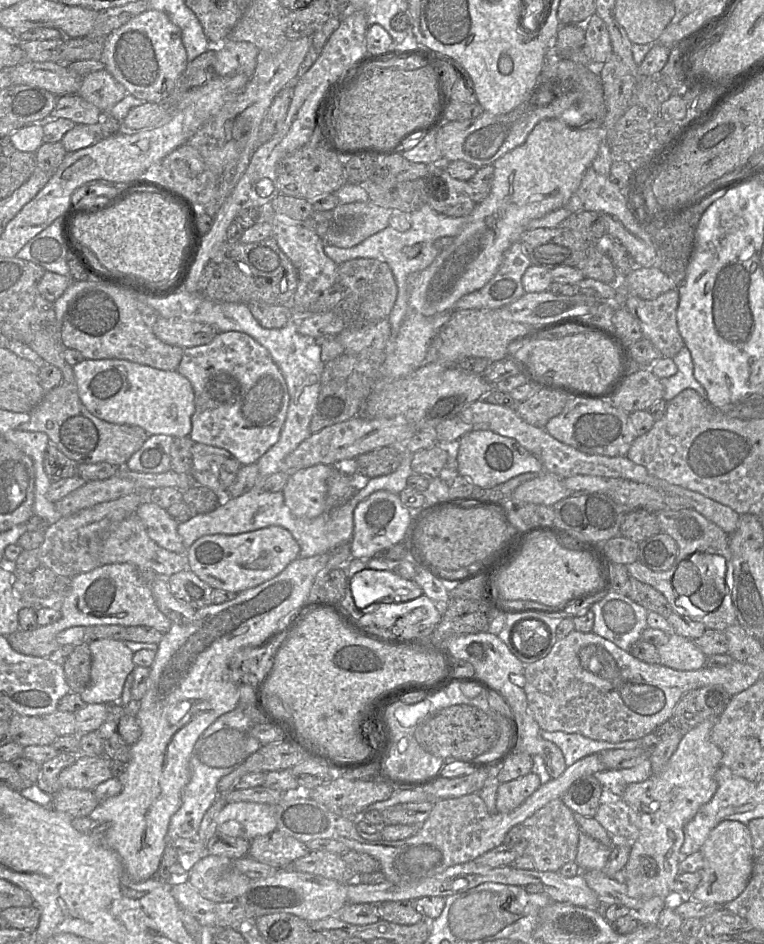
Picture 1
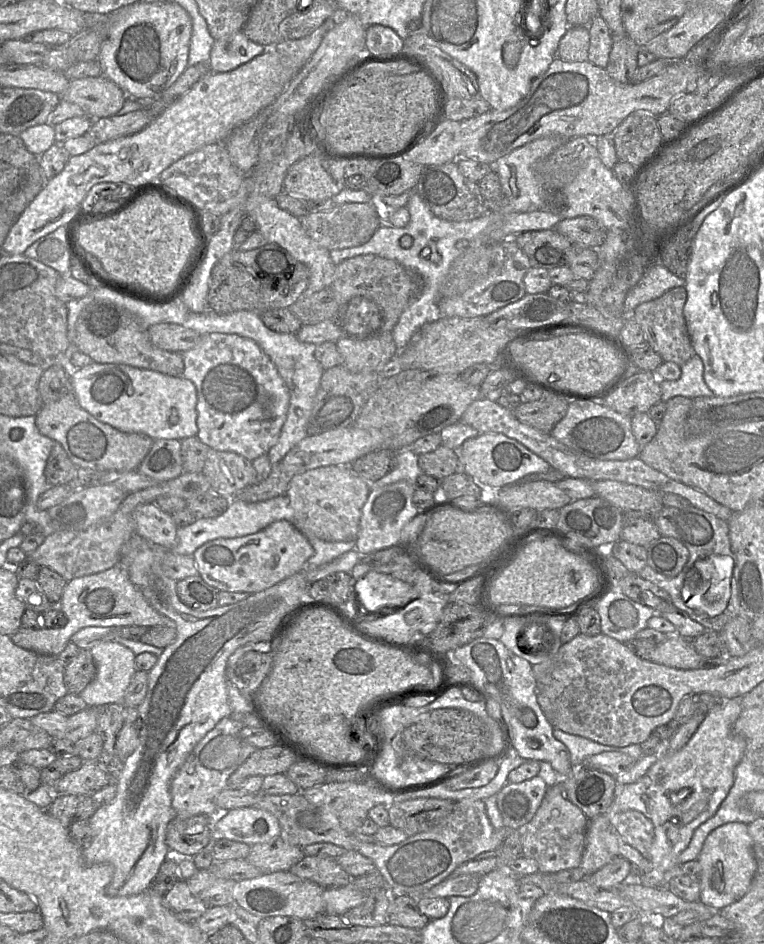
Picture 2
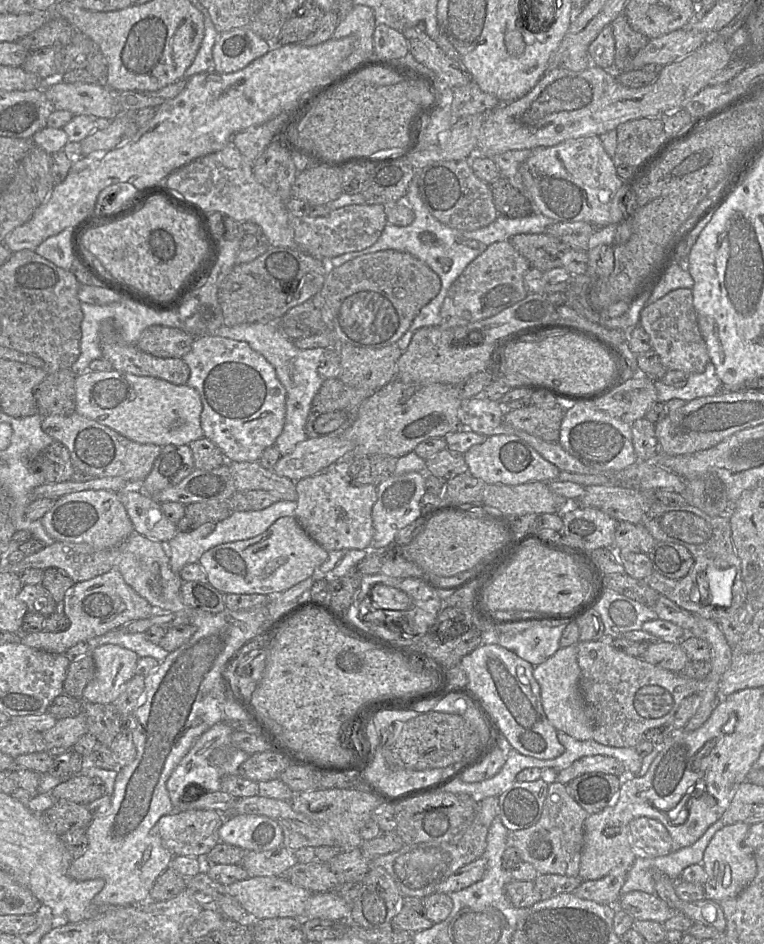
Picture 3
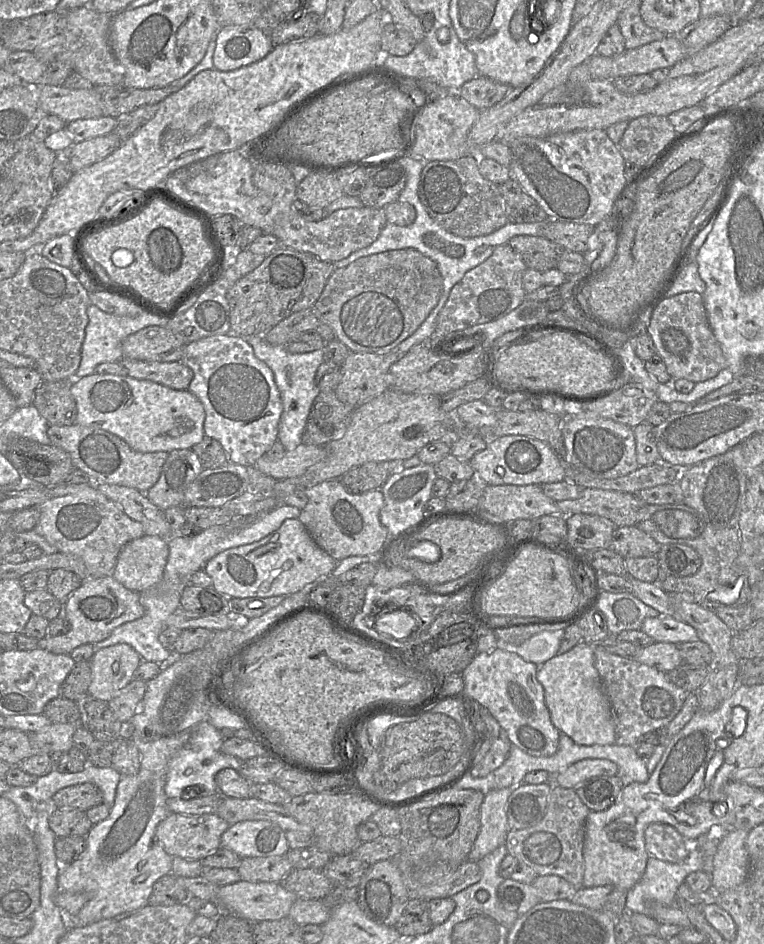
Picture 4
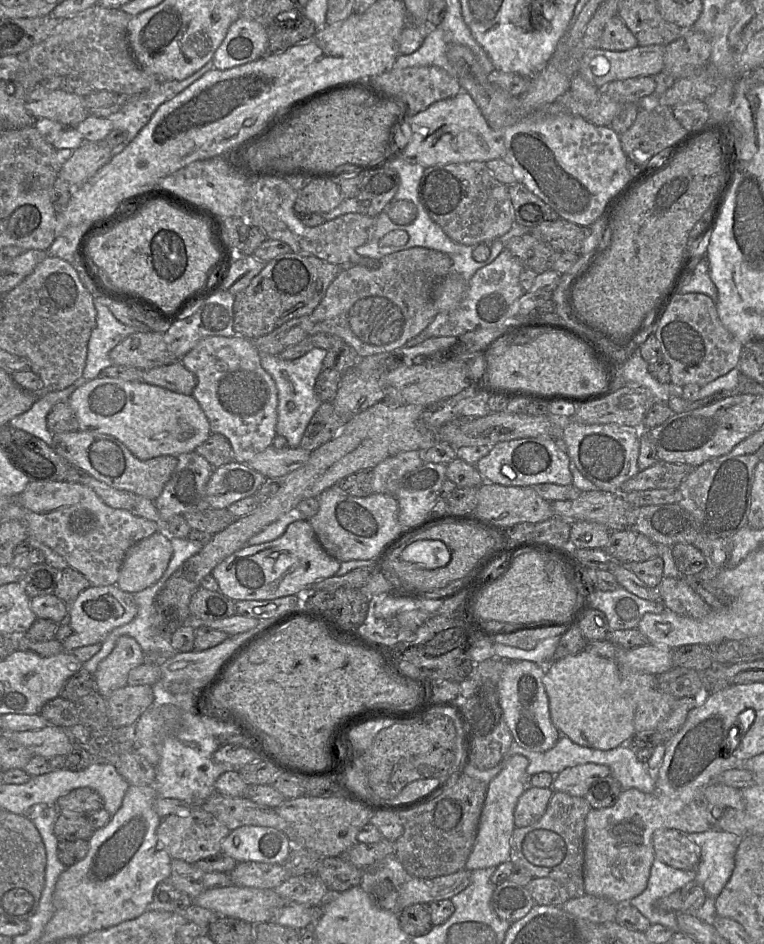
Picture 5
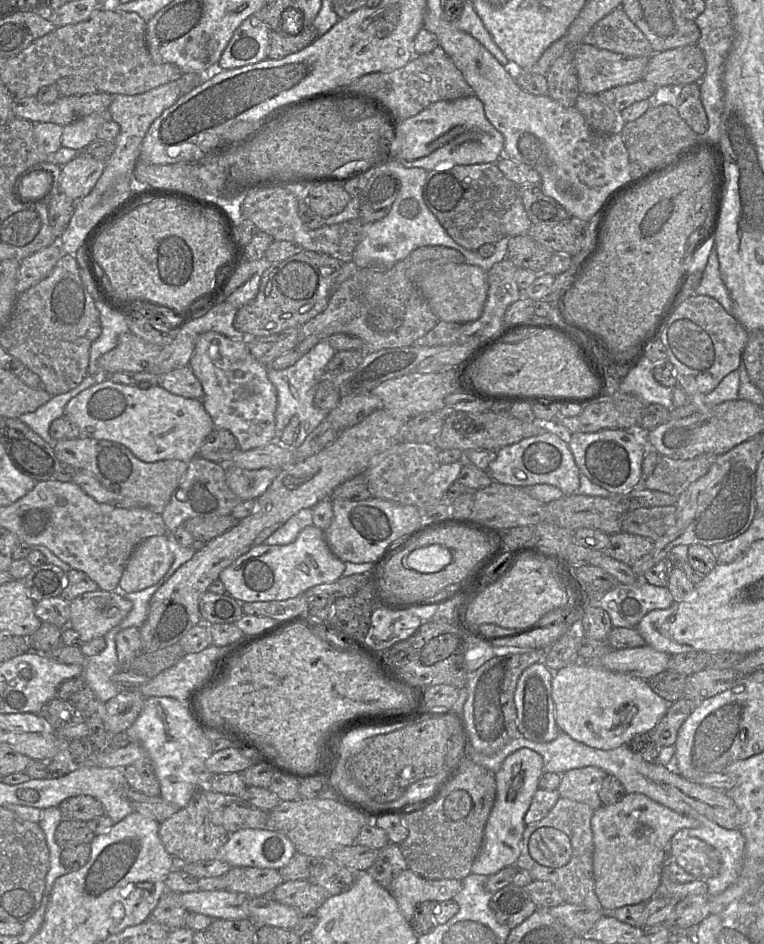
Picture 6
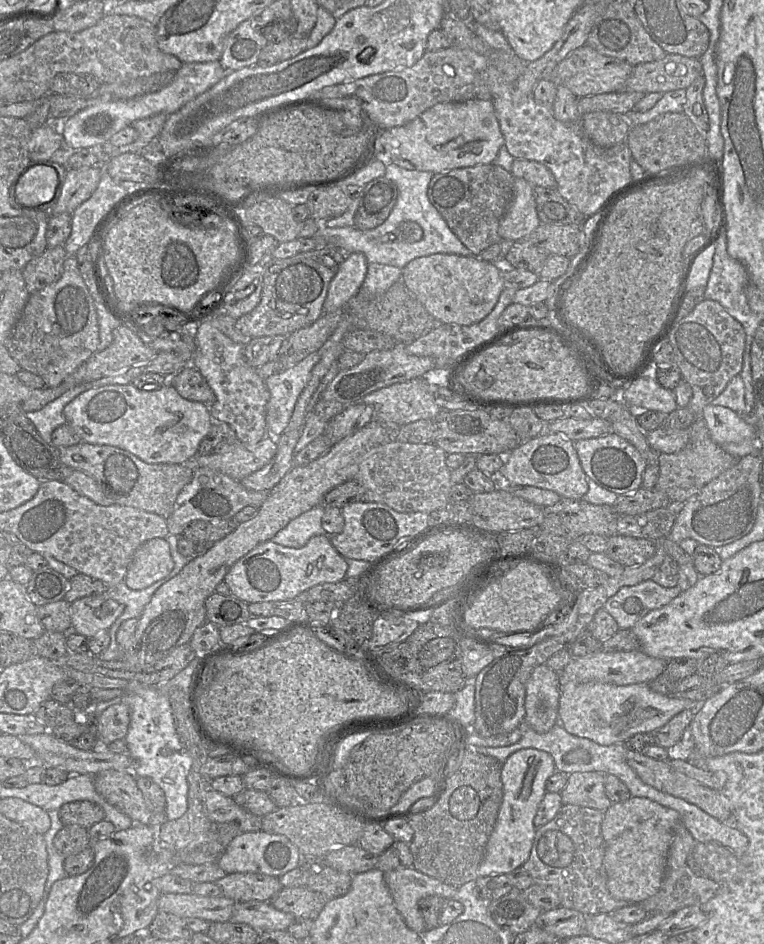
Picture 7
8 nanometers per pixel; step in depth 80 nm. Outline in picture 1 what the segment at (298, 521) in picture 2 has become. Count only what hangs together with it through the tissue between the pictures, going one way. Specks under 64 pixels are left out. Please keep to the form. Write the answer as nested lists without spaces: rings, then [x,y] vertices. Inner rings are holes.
[[[318,464],[290,473],[282,493],[286,506],[295,516],[311,519],[326,511],[327,479],[334,468],[340,471],[340,467]]]

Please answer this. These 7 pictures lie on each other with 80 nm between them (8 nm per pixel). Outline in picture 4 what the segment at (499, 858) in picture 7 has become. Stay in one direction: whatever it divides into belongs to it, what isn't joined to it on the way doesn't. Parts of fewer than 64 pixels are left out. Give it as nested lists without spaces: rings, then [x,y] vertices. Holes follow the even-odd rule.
[[[519,785],[492,790],[485,794],[480,807],[480,829],[467,860],[478,862],[500,845],[510,831],[506,805],[509,796]]]

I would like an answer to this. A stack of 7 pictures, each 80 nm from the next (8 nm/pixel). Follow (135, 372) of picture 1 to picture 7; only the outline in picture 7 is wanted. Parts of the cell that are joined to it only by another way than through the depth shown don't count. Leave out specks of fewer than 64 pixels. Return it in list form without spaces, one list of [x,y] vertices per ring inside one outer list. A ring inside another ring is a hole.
[[[169,383],[156,390],[141,390],[132,384],[91,388],[65,406],[64,417],[82,442],[121,448],[148,464],[192,463],[198,455],[200,443],[210,432],[214,422],[209,405],[183,398]]]

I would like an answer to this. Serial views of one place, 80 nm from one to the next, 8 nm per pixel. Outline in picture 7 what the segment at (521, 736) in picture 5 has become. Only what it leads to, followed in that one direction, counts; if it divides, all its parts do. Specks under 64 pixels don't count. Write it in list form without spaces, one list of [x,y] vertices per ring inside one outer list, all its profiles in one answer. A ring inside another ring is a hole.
[[[546,664],[537,666],[531,673],[526,684],[524,722],[537,733],[548,732],[558,723],[560,683],[558,673]]]

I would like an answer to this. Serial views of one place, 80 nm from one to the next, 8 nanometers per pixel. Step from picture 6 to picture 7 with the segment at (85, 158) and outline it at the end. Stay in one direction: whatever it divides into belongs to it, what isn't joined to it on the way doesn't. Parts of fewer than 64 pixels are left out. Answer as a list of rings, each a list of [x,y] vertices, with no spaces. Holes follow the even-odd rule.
[[[69,168],[60,196],[52,207],[52,215],[72,214],[74,210],[95,191],[102,176],[100,168]]]

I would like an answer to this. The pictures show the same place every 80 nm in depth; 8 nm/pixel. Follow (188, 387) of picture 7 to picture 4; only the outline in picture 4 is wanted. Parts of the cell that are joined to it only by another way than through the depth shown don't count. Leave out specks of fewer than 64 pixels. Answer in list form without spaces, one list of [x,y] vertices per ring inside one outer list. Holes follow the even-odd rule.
[[[122,359],[128,376],[150,380],[175,390],[188,390],[193,379],[193,371],[181,361],[156,362]]]

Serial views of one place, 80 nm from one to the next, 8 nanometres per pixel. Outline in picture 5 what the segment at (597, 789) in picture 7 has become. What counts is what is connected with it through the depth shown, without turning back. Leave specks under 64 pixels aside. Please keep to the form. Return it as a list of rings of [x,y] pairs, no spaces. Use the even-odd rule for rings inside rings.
[[[587,763],[568,767],[558,773],[552,782],[554,792],[564,792],[571,796],[585,797],[591,785],[600,778],[611,775],[611,770],[603,764]]]

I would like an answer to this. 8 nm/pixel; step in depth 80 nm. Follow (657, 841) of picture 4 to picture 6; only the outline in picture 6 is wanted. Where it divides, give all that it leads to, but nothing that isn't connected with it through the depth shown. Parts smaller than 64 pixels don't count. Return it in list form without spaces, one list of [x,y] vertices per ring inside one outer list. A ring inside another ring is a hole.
[[[679,830],[668,846],[666,879],[707,882],[720,869],[718,852],[707,843]]]

